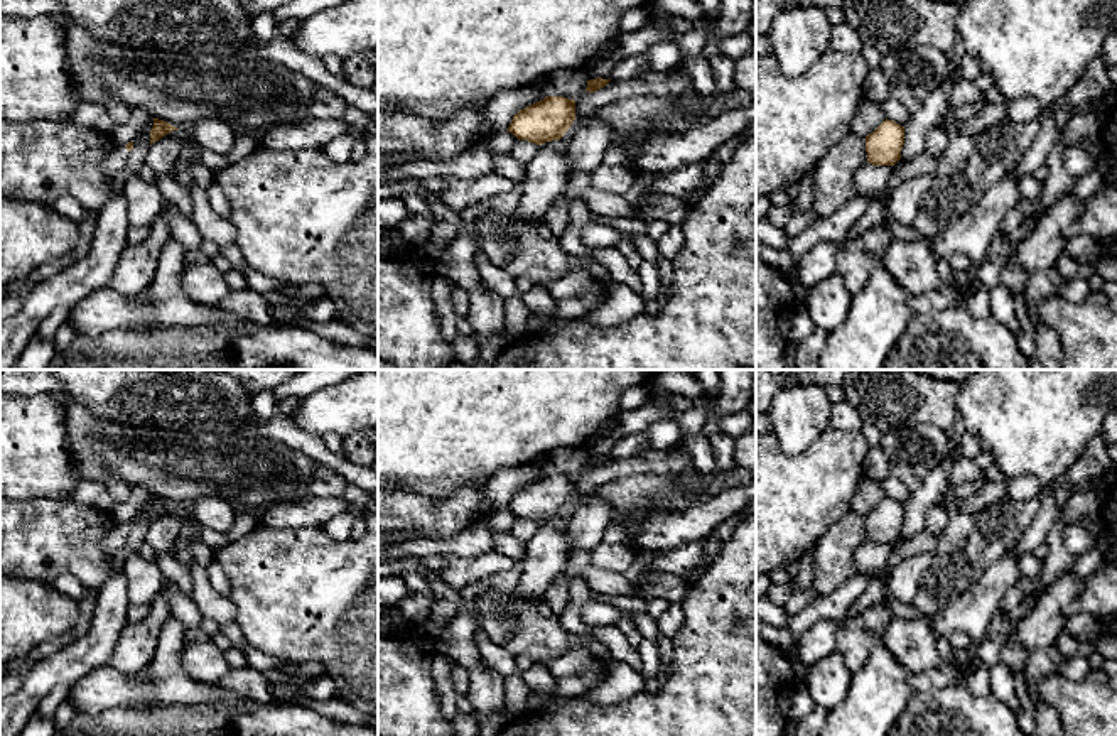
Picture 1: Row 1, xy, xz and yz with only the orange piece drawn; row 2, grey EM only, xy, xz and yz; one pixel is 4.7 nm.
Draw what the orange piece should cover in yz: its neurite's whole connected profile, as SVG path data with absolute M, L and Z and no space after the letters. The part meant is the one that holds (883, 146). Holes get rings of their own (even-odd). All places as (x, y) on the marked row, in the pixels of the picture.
M886 118L866 137L867 162L872 165L894 165L901 159L903 145L904 127Z

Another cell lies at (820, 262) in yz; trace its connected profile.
M818 241L798 260L796 279L805 290L835 275L839 248L839 241Z

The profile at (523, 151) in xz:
M518 140L510 150L510 155L516 159L523 167L526 167L537 155L537 149L537 143L532 143L528 140Z

